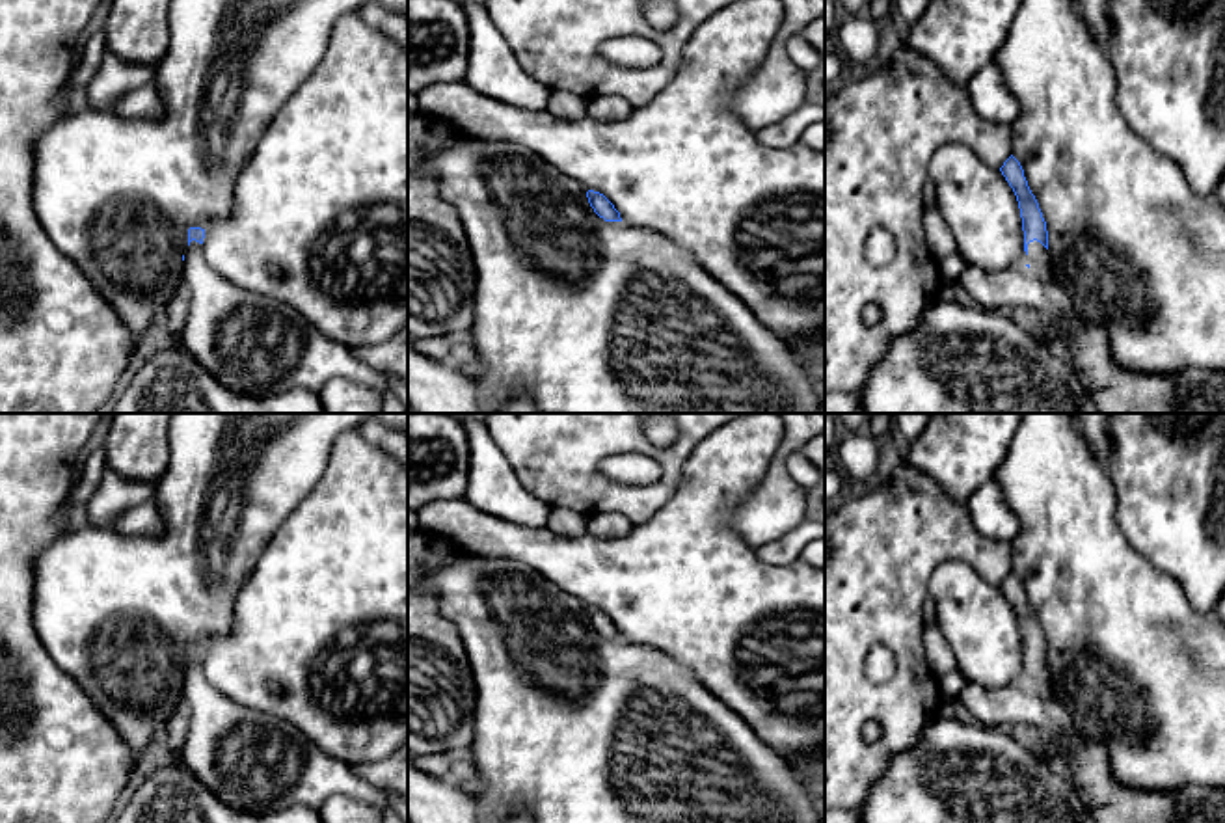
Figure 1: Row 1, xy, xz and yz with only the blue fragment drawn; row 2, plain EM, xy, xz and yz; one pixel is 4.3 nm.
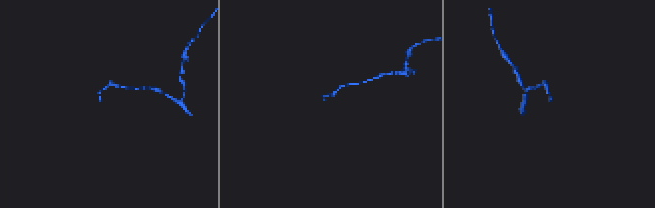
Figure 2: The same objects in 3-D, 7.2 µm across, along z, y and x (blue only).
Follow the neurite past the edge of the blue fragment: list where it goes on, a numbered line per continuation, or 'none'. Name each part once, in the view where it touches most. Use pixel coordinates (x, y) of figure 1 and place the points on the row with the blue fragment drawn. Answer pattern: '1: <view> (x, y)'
1: yz (1084, 345)

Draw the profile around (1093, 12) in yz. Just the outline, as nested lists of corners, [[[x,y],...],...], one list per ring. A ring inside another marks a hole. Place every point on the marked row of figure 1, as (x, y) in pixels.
[[[1078,0],[1078,7],[1093,37],[1106,48],[1110,34],[1108,0]]]

